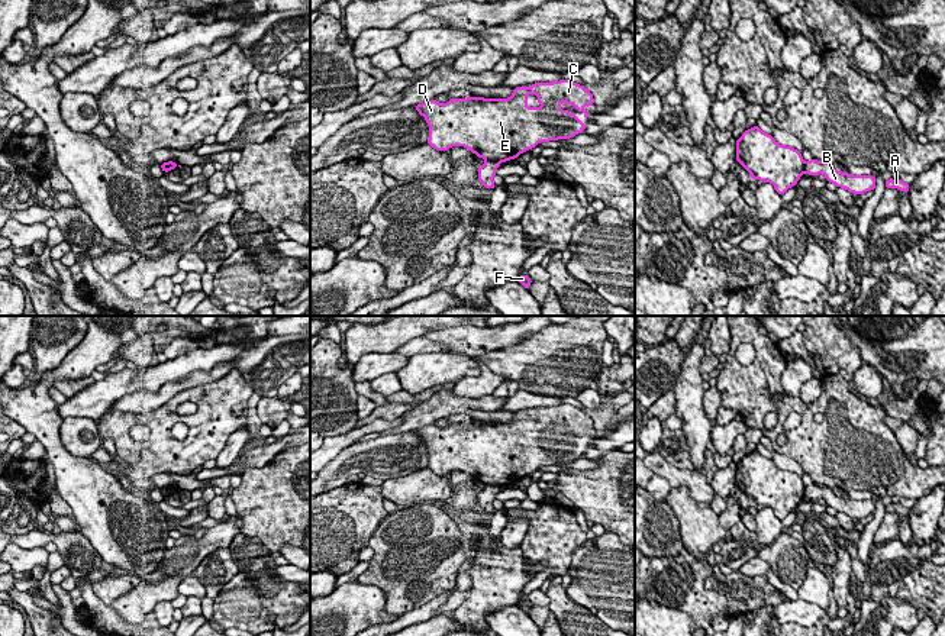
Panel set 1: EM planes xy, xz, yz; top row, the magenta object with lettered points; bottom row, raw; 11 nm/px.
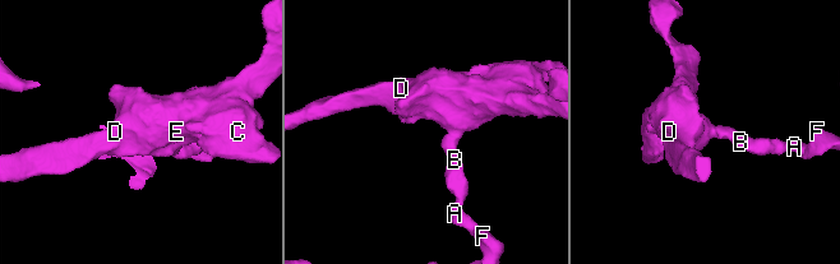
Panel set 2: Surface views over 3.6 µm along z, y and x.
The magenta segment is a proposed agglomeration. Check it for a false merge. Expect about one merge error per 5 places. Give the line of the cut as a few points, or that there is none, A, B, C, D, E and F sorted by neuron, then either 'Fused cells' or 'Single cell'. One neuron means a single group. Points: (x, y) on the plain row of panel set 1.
Split along xz (486, 484), (499, 487). Groups: A B F / C D E. Fused cells

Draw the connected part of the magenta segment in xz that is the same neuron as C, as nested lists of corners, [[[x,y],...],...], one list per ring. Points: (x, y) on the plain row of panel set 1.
[[[559,404],[552,407],[535,407],[529,413],[525,410],[513,413],[513,419],[507,423],[484,423],[484,422],[467,422],[451,423],[442,429],[436,424],[416,429],[416,435],[425,442],[429,451],[428,468],[436,475],[448,475],[452,471],[464,471],[478,482],[486,485],[506,487],[520,481],[535,472],[539,466],[549,466],[558,464],[570,464],[581,458],[587,449],[584,449],[571,435],[561,435],[559,429],[567,427],[577,432],[577,436],[583,436],[586,445],[588,445],[588,436],[584,430],[594,427],[593,419],[583,410],[571,404]]]

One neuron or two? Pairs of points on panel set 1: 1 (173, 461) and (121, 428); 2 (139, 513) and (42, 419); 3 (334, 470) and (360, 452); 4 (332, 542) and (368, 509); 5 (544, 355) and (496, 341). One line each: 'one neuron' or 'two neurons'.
1: one neuron
2: one neuron
3: one neuron
4: one neuron
5: two neurons

